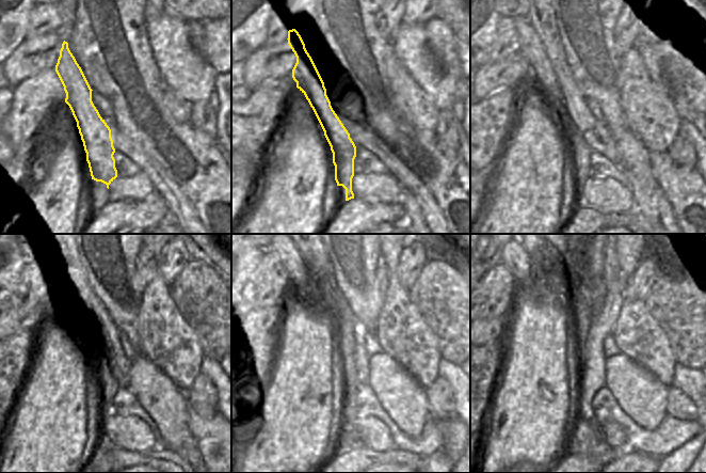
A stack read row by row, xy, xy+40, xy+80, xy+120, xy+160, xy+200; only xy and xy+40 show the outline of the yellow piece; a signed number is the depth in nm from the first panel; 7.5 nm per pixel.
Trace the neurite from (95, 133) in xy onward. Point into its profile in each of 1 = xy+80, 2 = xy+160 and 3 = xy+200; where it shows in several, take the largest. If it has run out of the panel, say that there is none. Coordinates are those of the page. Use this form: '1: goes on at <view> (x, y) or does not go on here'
1: goes on at xy+80 (531, 46)
2: goes on at xy+160 (287, 259)
3: goes on at xy+200 (514, 255)

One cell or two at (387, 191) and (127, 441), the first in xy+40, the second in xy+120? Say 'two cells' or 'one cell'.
one cell

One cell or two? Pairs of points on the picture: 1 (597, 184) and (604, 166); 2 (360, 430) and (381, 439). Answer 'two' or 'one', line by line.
1: two
2: one

